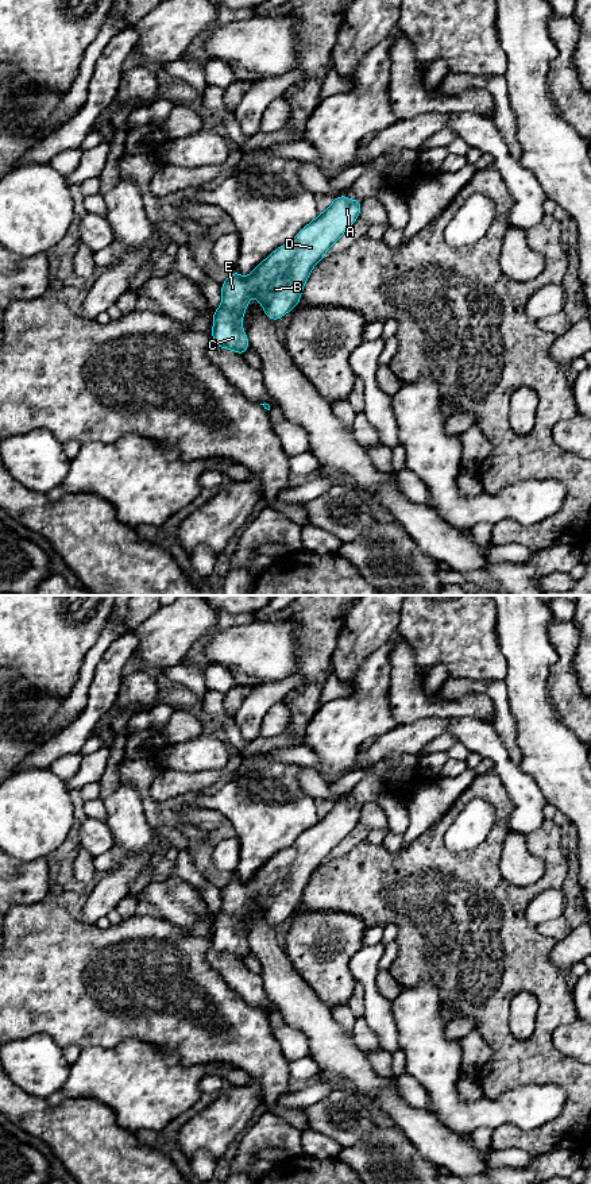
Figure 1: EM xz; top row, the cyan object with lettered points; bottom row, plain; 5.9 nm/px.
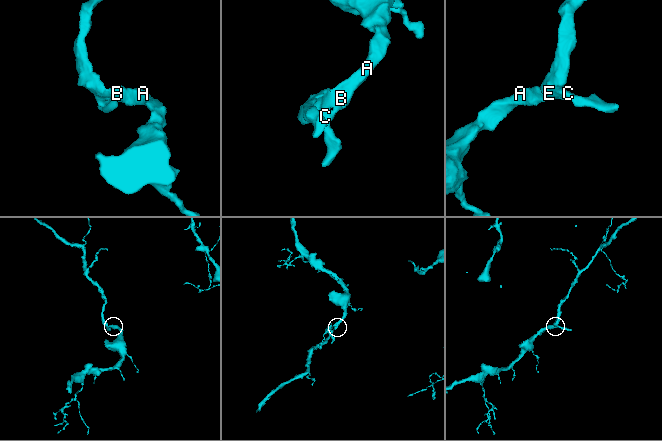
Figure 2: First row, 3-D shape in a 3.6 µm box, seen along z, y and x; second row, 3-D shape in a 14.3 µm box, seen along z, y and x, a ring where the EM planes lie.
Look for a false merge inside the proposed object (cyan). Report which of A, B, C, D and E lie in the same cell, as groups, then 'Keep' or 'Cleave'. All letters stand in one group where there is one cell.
Groups: A B C D E. Keep

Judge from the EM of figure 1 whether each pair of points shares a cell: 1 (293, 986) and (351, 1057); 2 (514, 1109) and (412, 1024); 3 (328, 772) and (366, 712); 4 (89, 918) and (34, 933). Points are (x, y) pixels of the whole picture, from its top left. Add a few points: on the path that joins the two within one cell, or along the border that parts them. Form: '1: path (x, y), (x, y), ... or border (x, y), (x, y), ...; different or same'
1: path (297, 1003), (333, 1040); same
2: path (479, 1110), (462, 1110), (441, 1090), (432, 1059); same
3: path (336, 758), (338, 740), (351, 727); same
4: border (76, 918), (82, 924), (93, 925); different

